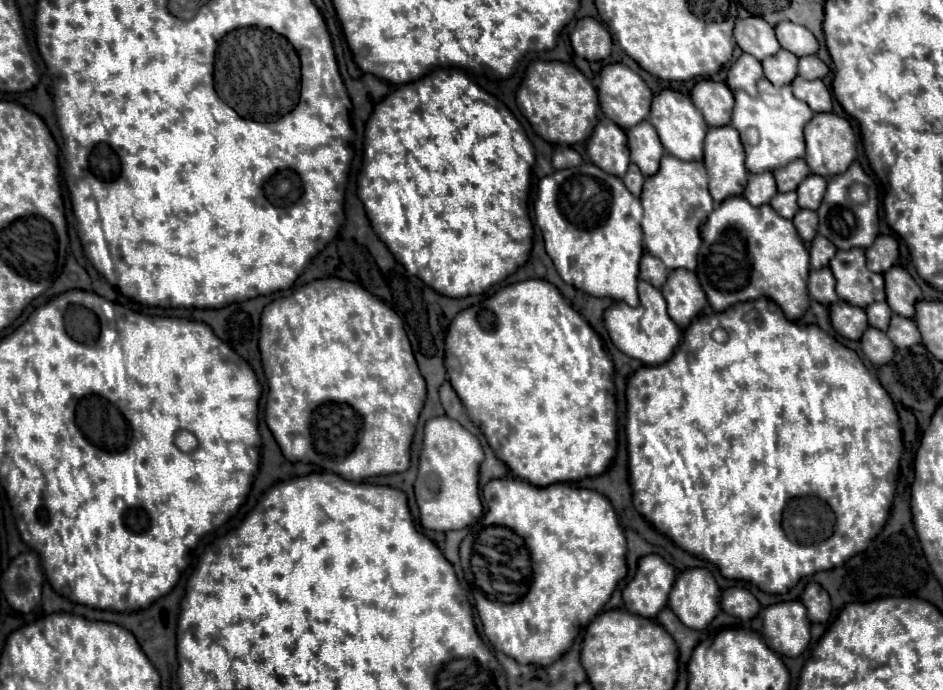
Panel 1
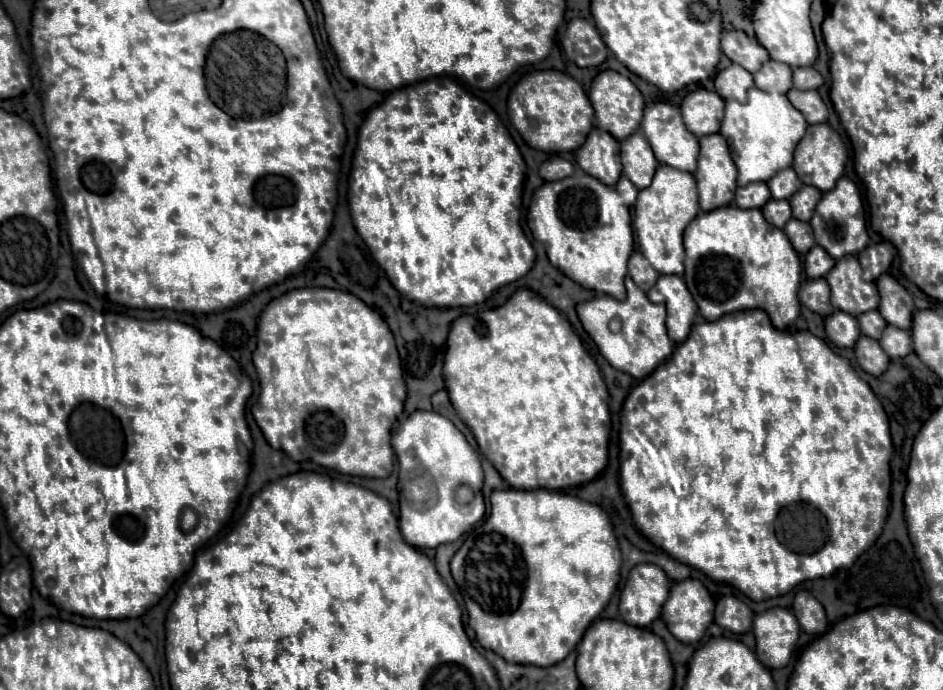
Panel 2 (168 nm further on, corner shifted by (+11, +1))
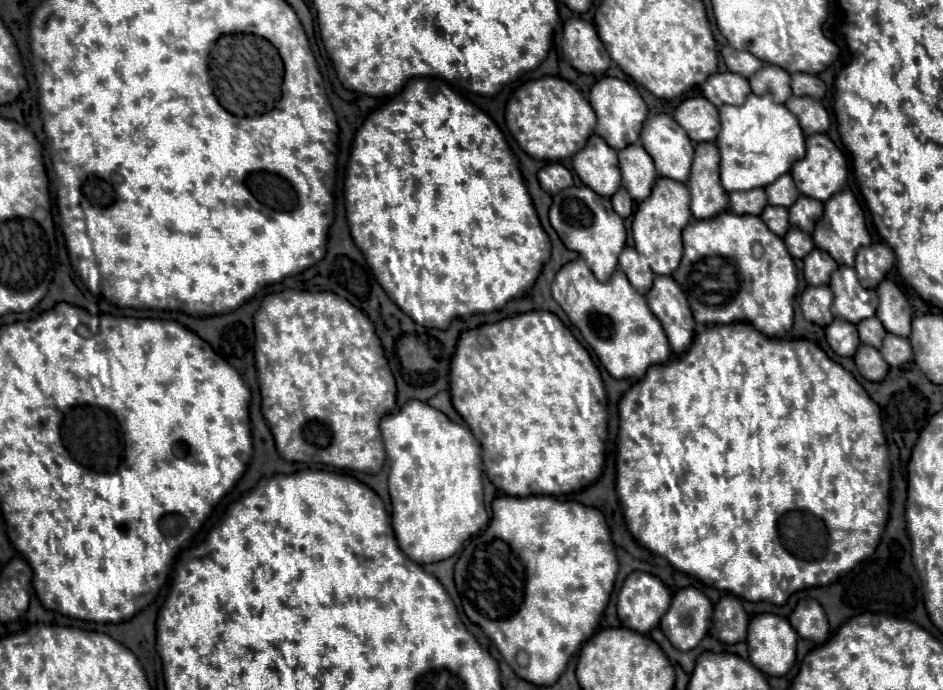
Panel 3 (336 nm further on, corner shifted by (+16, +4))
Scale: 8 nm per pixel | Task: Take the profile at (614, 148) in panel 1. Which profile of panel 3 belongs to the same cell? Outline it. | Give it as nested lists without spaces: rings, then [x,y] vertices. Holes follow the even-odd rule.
[[[592,134],[586,140],[586,146],[576,152],[572,166],[580,180],[588,184],[600,196],[610,198],[620,186],[620,166],[614,148],[608,148],[600,136]]]

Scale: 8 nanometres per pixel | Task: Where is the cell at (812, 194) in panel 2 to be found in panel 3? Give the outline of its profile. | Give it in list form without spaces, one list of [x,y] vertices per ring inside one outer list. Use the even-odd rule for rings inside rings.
[[[800,196],[796,200],[796,204],[792,204],[792,208],[788,208],[790,226],[796,226],[796,228],[800,228],[804,232],[812,232],[814,224],[822,216],[822,208],[824,208],[824,204],[820,204],[820,200]]]

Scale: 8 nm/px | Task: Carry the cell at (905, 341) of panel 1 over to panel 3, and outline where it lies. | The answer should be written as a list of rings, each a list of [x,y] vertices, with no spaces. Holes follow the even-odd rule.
[[[886,334],[880,352],[892,368],[912,360],[912,346],[910,346],[908,338],[902,338],[902,336],[896,336],[896,334]]]

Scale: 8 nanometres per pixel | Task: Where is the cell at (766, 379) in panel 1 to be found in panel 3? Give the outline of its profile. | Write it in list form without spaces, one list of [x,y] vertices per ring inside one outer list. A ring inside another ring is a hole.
[[[748,322],[706,326],[696,332],[692,348],[688,348],[684,356],[648,368],[646,376],[622,396],[618,410],[616,492],[624,506],[628,530],[644,548],[666,558],[676,570],[750,602],[768,600],[774,604],[784,604],[792,592],[812,586],[826,586],[836,580],[840,572],[852,570],[860,560],[866,560],[876,550],[888,520],[888,492],[891,491],[888,444],[880,408],[872,404],[858,380],[838,362],[828,358],[818,344],[806,338],[768,338]]]

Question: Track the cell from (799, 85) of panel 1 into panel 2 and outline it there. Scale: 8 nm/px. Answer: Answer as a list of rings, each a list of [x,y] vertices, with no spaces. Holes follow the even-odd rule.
[[[791,89],[787,93],[787,99],[793,103],[793,107],[797,111],[801,111],[807,119],[809,125],[815,125],[815,123],[825,123],[827,117],[829,117],[829,111],[823,103],[823,99],[819,97],[817,91],[797,91],[797,89]]]

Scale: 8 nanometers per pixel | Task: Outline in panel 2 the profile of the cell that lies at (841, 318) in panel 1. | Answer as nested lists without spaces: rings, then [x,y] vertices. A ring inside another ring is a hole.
[[[835,311],[825,319],[825,331],[837,347],[853,347],[861,335],[857,319],[843,311]]]

